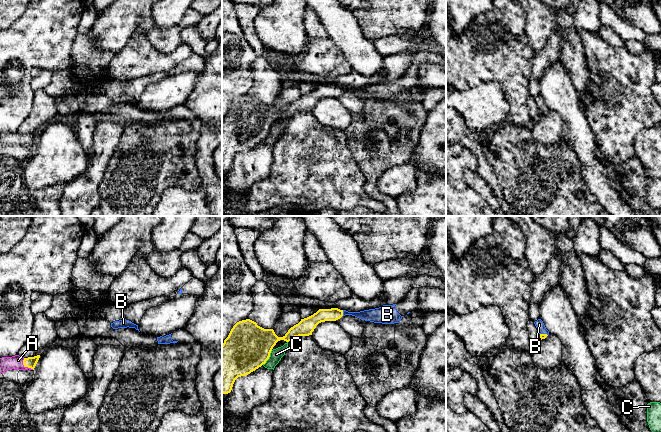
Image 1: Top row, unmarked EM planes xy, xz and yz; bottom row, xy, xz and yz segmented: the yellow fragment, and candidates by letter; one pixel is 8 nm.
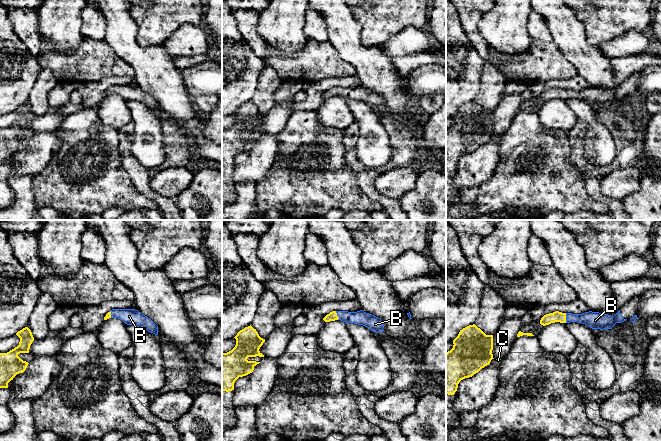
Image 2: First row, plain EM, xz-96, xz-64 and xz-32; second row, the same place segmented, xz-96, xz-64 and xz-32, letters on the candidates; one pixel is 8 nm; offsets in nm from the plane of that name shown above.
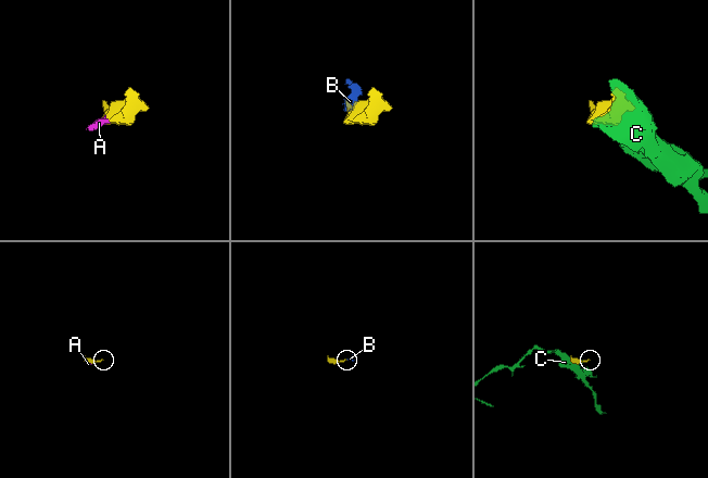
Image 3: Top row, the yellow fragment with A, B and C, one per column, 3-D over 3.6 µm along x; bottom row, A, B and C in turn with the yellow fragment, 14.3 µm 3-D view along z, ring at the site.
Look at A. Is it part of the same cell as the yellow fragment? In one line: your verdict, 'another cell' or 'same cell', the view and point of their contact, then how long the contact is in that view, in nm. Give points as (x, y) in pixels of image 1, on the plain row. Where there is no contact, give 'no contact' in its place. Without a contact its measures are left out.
same cell; meets yellow in xy at (25, 142); contact 130 nm long

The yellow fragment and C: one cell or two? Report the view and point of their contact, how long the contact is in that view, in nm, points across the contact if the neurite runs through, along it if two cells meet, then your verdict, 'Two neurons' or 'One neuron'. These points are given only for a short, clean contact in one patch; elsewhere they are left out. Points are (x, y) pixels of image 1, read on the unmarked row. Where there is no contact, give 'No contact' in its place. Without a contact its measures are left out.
Touches yellow at xz (268, 134). Shared border 150 nm. Two neurons

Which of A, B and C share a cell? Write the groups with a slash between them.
A B / C

